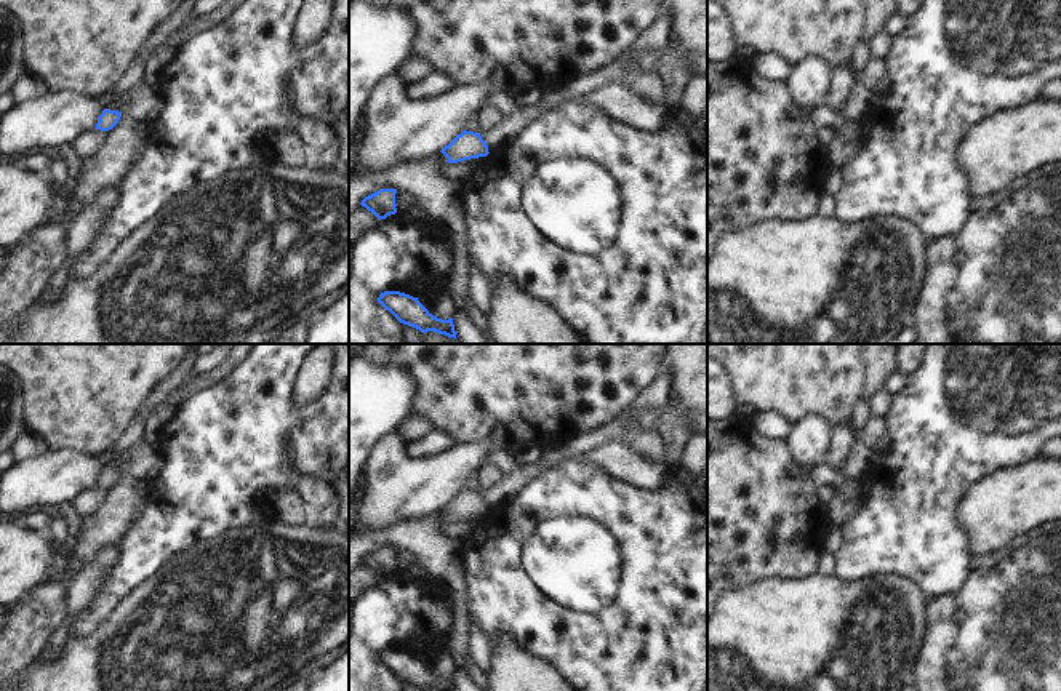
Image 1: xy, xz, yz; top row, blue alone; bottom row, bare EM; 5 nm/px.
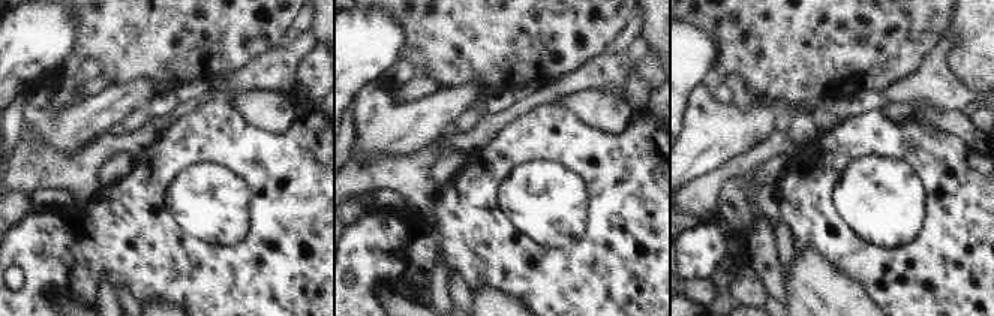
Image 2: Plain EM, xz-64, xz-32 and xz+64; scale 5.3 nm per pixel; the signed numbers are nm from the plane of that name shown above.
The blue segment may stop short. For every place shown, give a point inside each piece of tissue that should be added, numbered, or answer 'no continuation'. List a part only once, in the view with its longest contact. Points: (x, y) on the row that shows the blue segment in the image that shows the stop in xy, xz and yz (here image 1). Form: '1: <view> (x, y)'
no continuation.

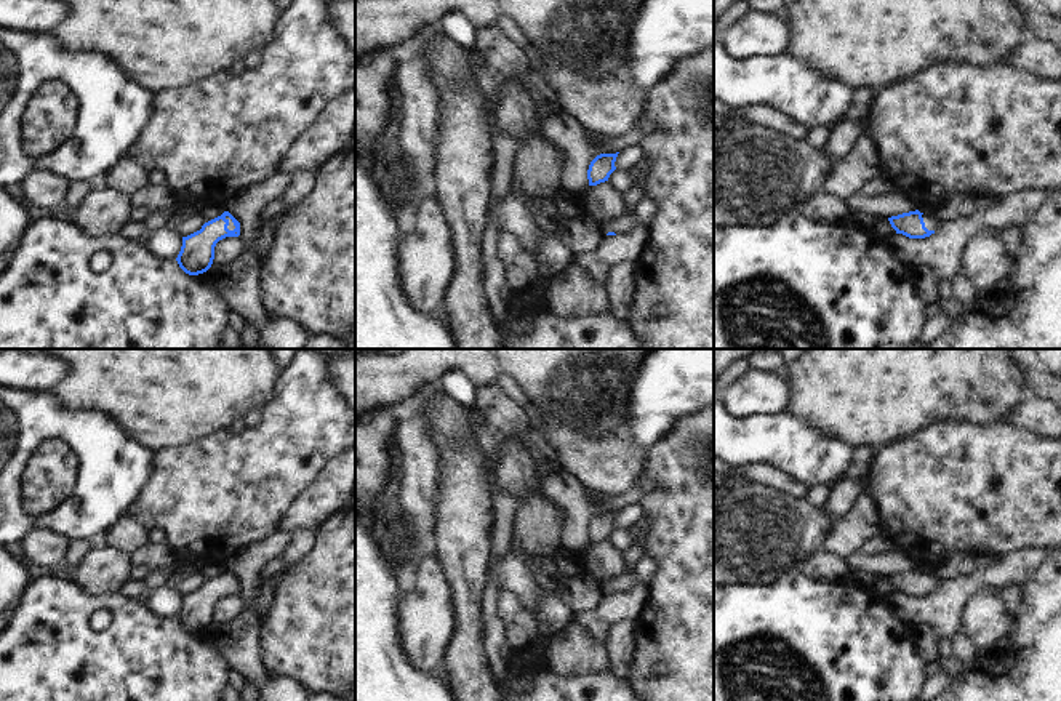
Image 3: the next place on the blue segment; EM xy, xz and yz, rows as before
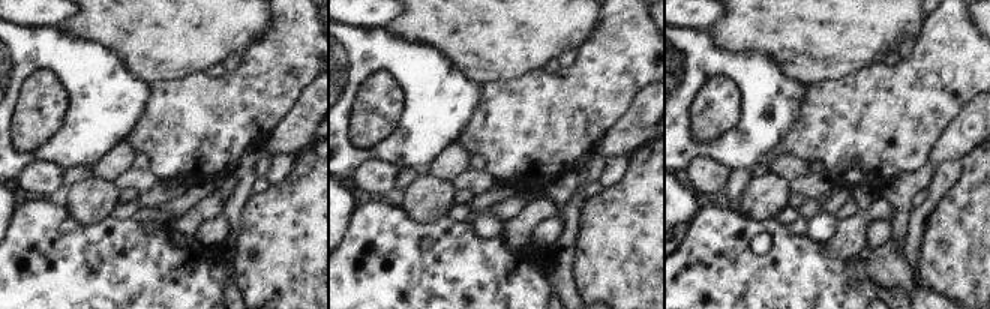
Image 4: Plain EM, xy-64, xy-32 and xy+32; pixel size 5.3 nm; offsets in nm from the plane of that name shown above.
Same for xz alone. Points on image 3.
1: xz (621, 224).

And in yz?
1: yz (930, 221).

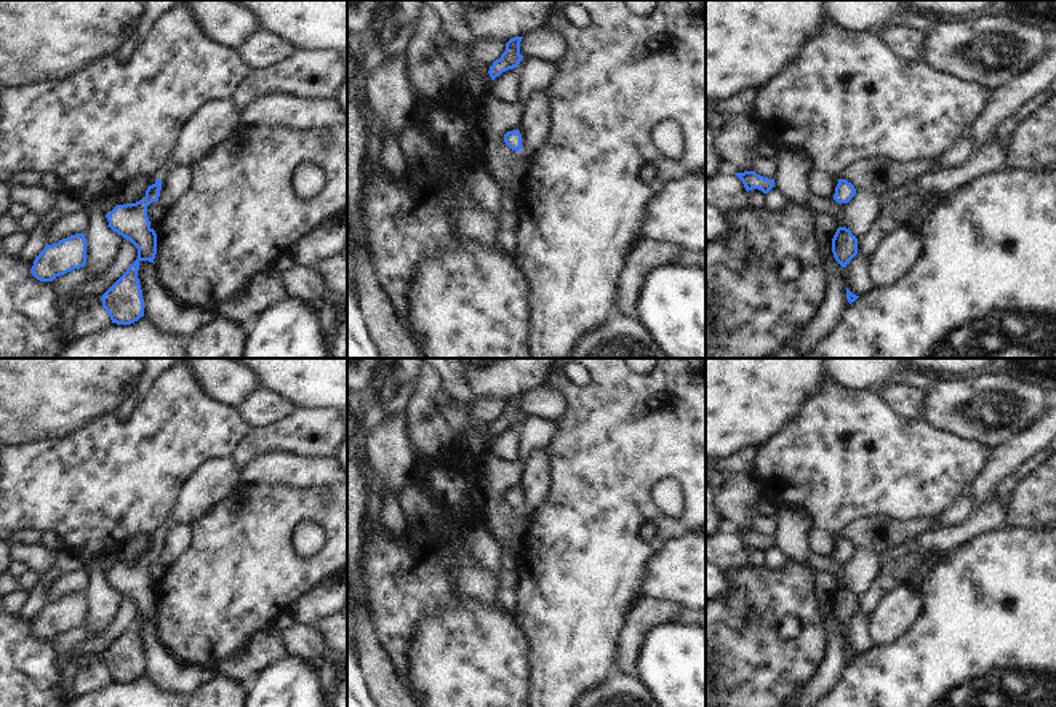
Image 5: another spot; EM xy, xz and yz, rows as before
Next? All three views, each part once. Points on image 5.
1: xy (212, 123).

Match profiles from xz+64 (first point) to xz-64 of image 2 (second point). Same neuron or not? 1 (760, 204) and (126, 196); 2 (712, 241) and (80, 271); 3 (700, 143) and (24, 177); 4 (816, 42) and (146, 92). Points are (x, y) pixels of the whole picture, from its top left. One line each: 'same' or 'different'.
1: different
2: same
3: different
4: different

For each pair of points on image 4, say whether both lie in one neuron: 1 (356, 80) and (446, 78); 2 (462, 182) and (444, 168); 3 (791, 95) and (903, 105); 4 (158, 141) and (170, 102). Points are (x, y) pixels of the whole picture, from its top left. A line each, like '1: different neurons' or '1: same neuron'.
1: same neuron
2: different neurons
3: different neurons
4: same neuron

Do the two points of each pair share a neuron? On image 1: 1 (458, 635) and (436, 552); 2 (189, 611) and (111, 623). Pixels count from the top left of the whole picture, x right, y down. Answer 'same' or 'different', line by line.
1: same
2: same

